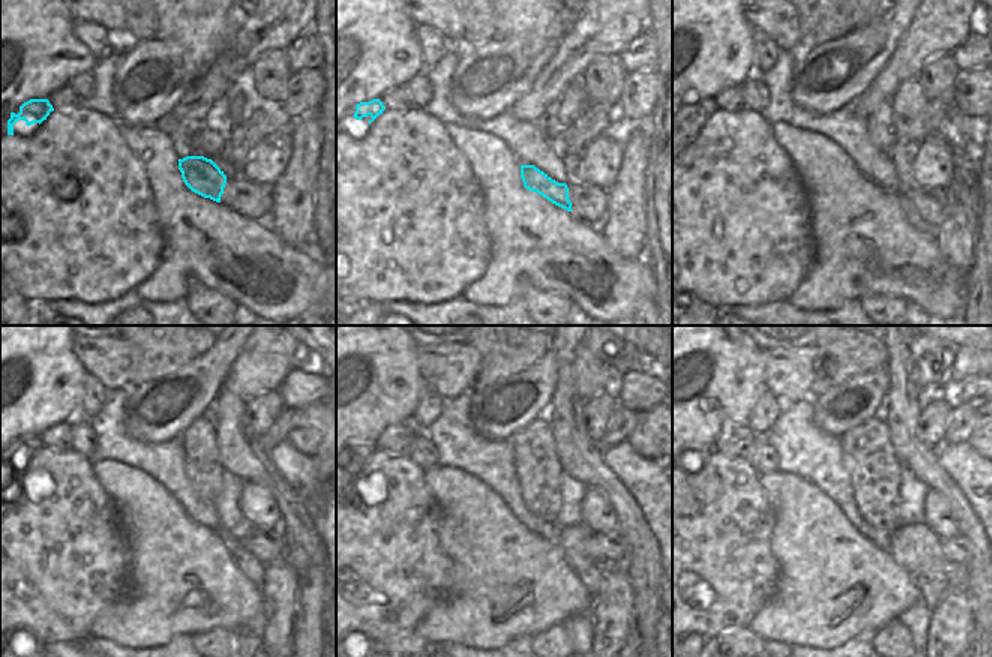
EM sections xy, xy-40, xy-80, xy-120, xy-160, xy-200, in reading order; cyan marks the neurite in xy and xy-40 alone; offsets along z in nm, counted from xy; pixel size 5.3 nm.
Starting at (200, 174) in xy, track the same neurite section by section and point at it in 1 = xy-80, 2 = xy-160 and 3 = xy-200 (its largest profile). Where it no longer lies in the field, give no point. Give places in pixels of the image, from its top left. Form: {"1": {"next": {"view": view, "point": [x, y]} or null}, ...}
{"1": {"next": {"view": "xy-80", "point": [910, 213]}}, "2": {"next": {"view": "xy-160", "point": [590, 576]}}, "3": {"next": {"view": "xy-200", "point": [931, 590]}}}

